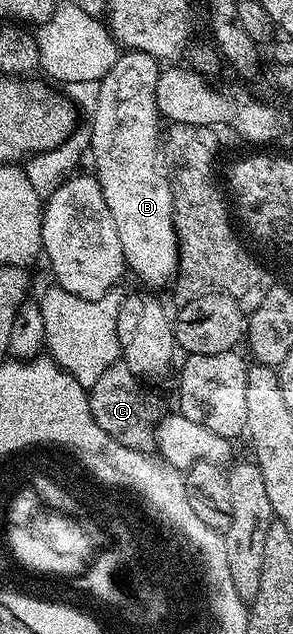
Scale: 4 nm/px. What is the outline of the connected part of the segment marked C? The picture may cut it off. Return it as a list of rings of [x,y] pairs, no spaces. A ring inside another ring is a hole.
[[[118,360],[109,365],[107,372],[103,372],[103,376],[99,376],[99,380],[95,380],[95,384],[88,387],[87,391],[91,414],[95,416],[100,428],[123,445],[130,446],[132,450],[144,451],[154,445],[159,413],[157,414],[157,406],[153,403],[152,396],[144,394],[140,385],[142,383],[131,368]]]

